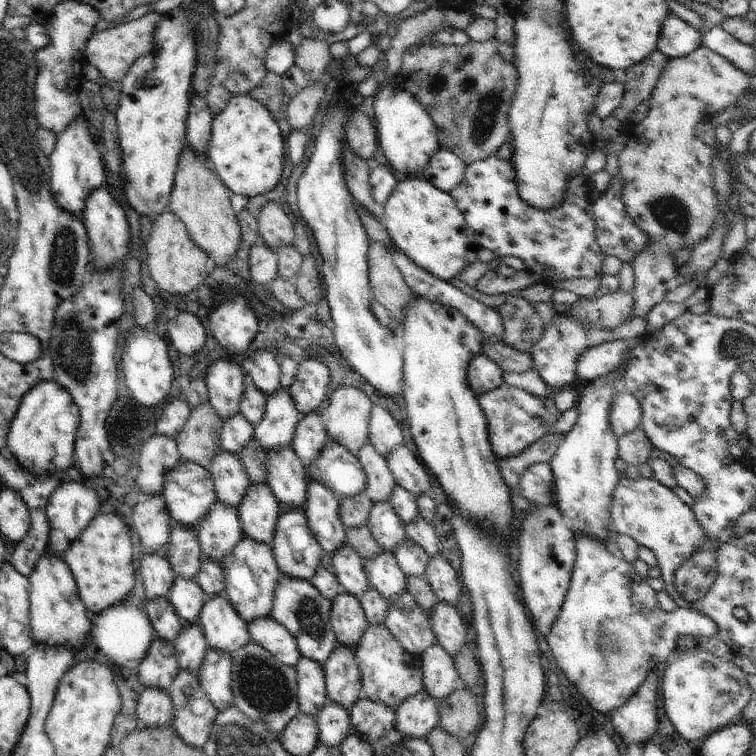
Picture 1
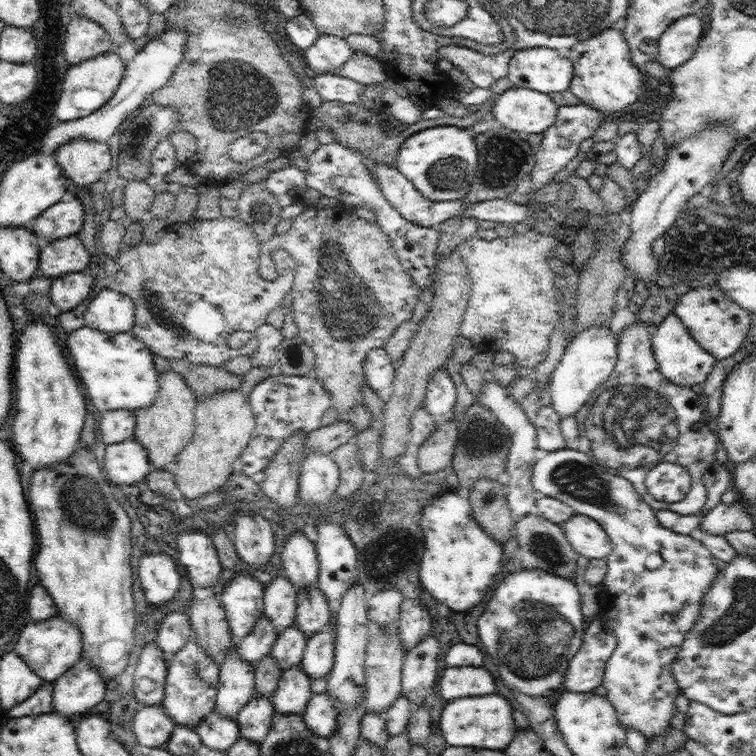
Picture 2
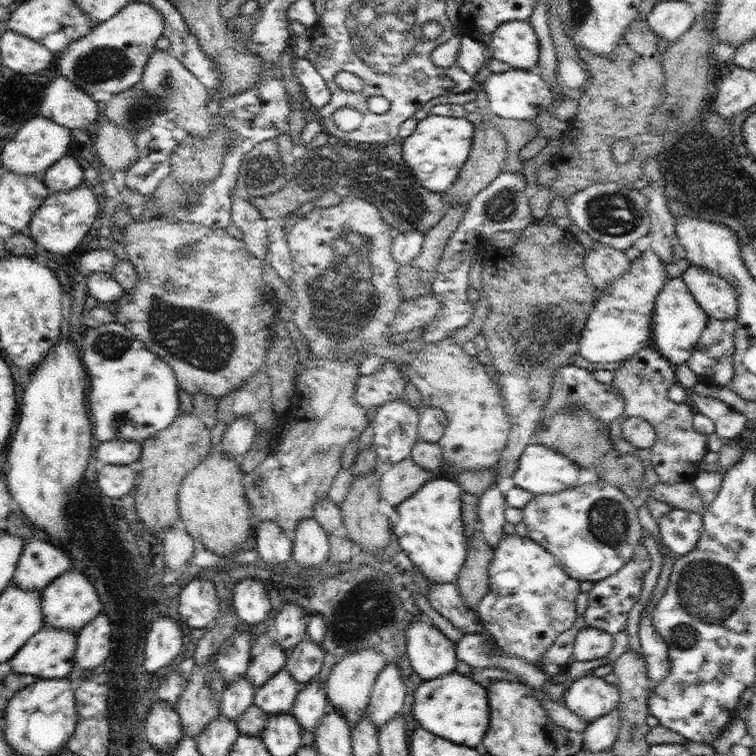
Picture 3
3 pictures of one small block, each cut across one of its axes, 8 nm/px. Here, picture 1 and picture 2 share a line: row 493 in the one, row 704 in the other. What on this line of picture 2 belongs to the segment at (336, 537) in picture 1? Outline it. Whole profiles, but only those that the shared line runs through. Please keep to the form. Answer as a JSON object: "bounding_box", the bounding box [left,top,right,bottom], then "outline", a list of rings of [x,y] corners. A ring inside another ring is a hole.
{"bounding_box":[303,694,337,738],"outline":[[[313,694],[303,712],[305,726],[316,736],[329,738],[336,731],[337,709],[334,698],[328,694]]]}

